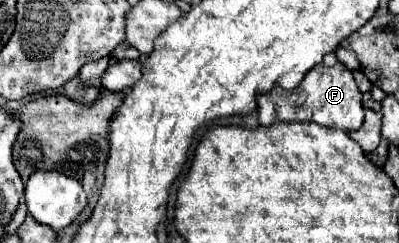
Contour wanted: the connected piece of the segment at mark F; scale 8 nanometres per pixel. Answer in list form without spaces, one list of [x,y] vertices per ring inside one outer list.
[[[327,54],[321,64],[311,68],[303,82],[293,90],[283,90],[275,86],[267,94],[259,94],[259,124],[273,126],[275,122],[315,122],[327,128],[339,128],[345,132],[359,130],[363,124],[363,95],[353,82],[351,72],[335,58],[335,54]]]

